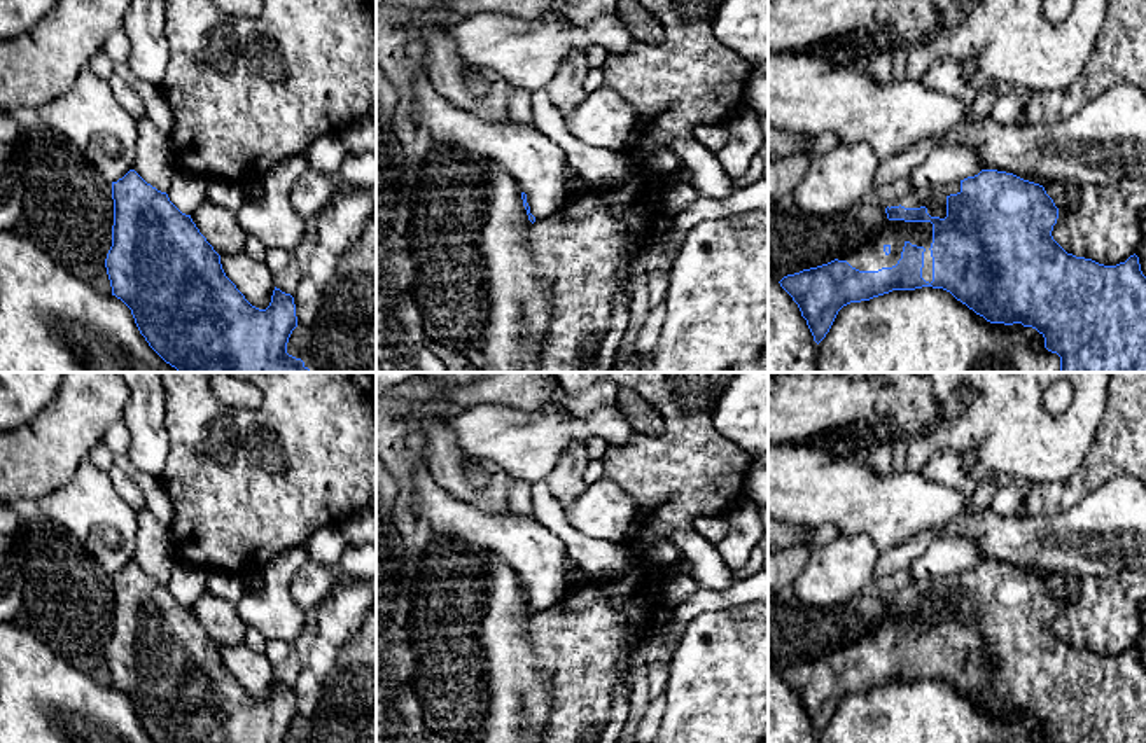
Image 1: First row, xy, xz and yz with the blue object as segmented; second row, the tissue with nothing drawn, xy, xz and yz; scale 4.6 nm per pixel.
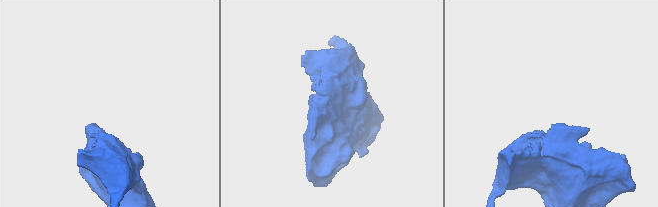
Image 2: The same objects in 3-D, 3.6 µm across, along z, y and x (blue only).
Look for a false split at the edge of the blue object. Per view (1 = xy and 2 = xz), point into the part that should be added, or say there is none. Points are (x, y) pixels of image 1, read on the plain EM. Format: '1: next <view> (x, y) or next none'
1: next none
2: next none

